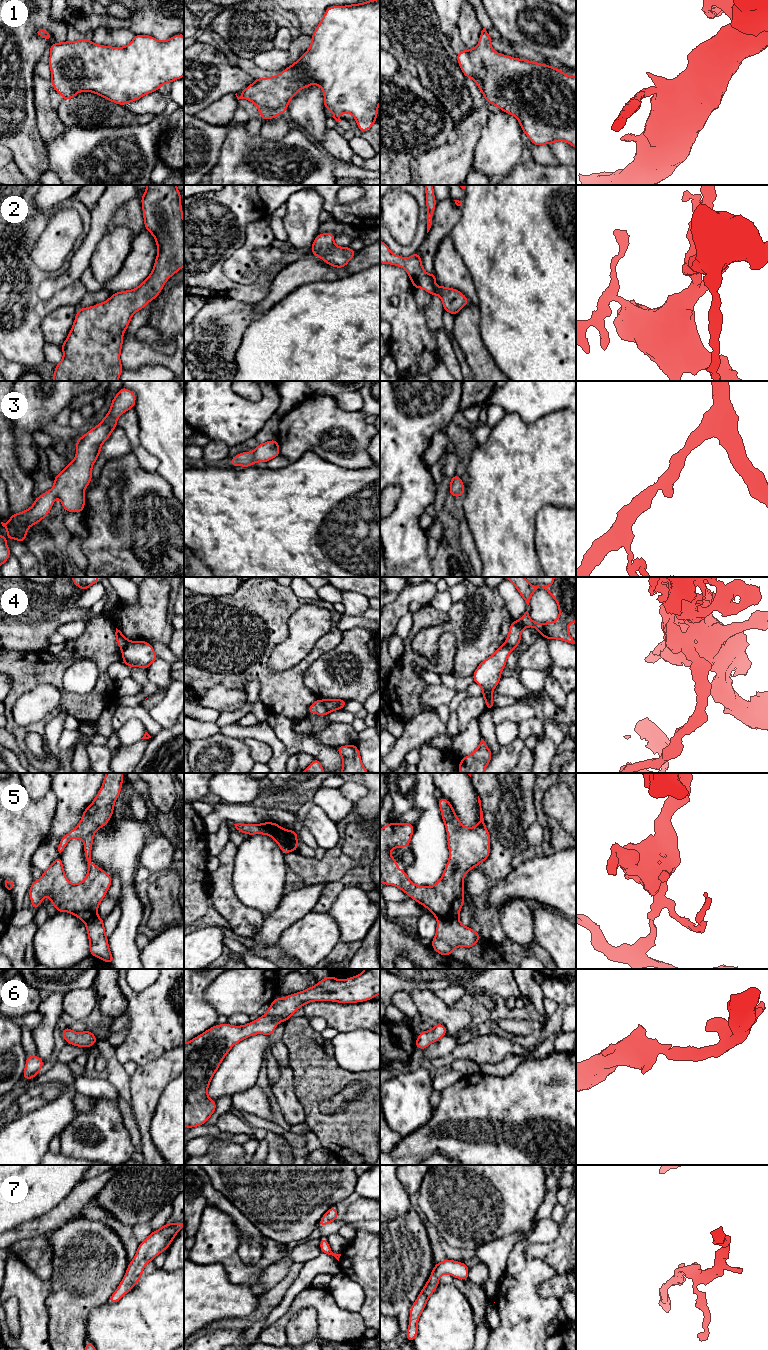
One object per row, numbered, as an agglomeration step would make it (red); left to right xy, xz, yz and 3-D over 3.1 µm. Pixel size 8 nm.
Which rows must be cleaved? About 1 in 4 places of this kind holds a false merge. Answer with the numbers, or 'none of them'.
4, 5

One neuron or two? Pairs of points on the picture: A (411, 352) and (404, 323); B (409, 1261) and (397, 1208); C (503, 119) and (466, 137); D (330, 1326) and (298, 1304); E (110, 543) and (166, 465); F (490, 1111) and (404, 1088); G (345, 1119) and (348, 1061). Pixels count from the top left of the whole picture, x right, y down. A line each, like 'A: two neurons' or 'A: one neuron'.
A: one neuron
B: two neurons
C: two neurons
D: one neuron
E: two neurons
F: two neurons
G: two neurons

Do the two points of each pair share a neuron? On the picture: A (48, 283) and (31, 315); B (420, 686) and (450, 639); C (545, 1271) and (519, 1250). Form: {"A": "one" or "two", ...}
{"A": "two", "B": "one", "C": "one"}

